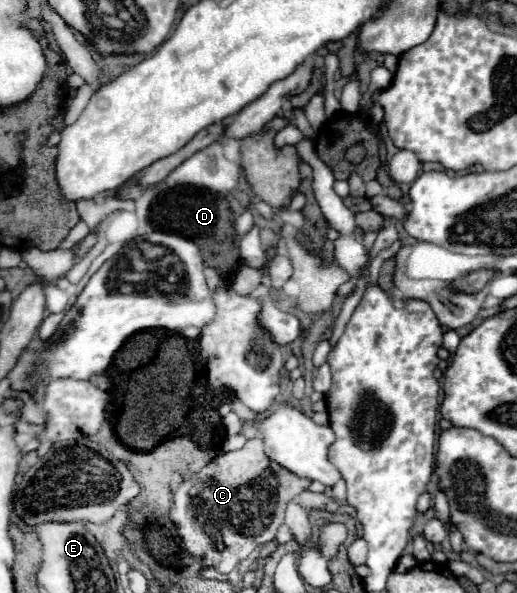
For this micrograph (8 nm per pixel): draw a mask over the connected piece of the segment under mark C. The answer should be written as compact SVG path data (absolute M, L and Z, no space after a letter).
M252 438L244 448L220 456L194 478L184 480L180 488L174 490L170 520L182 538L184 550L198 556L204 566L214 566L226 574L254 548L274 540L284 522L288 500L294 500L308 486L310 480L302 480L268 460L262 440Z

